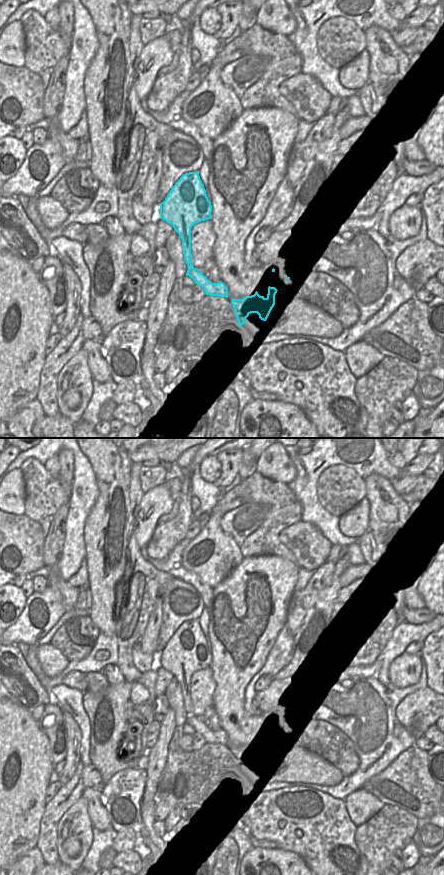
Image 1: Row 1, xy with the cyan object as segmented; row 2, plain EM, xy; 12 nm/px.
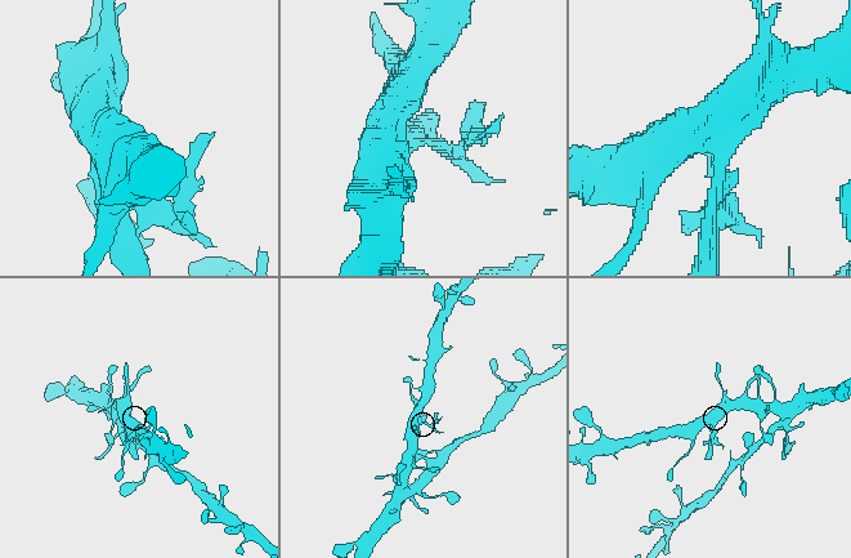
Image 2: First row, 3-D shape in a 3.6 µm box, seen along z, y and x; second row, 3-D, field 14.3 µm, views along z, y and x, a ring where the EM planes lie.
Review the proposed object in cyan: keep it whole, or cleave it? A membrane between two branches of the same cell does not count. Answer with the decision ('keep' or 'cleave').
cleave

